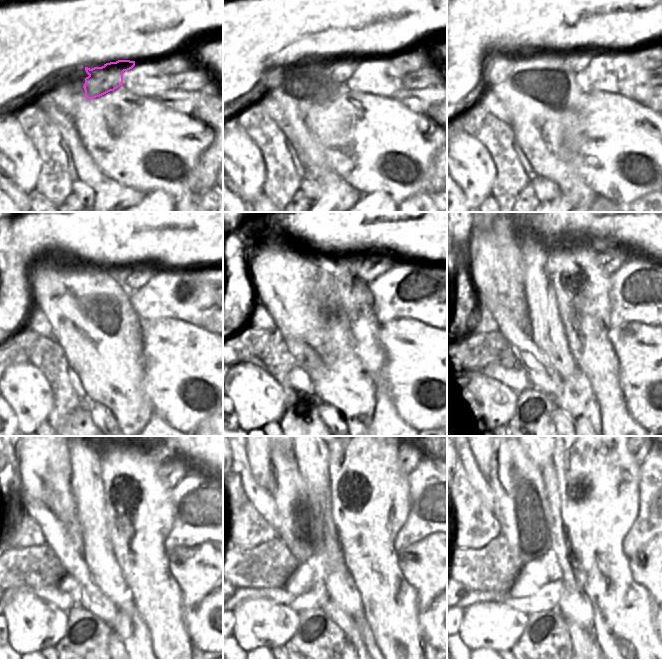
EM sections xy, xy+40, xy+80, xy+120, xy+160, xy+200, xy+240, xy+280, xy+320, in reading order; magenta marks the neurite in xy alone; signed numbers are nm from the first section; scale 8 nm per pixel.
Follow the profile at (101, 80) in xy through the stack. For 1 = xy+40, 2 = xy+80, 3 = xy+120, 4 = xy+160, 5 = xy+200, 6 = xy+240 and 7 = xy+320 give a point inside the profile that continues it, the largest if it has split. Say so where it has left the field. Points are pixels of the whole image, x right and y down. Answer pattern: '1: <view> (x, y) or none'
1: xy+40 (330, 73)
2: xy+80 (556, 82)
3: xy+120 (109, 306)
4: xy+160 (324, 306)
5: xy+200 (619, 251)
6: xy+240 (172, 473)
7: xy+320 (639, 456)

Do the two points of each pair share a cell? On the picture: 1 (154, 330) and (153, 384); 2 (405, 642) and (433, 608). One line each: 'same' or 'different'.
1: same
2: different

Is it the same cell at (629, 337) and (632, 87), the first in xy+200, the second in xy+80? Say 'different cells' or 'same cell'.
different cells

